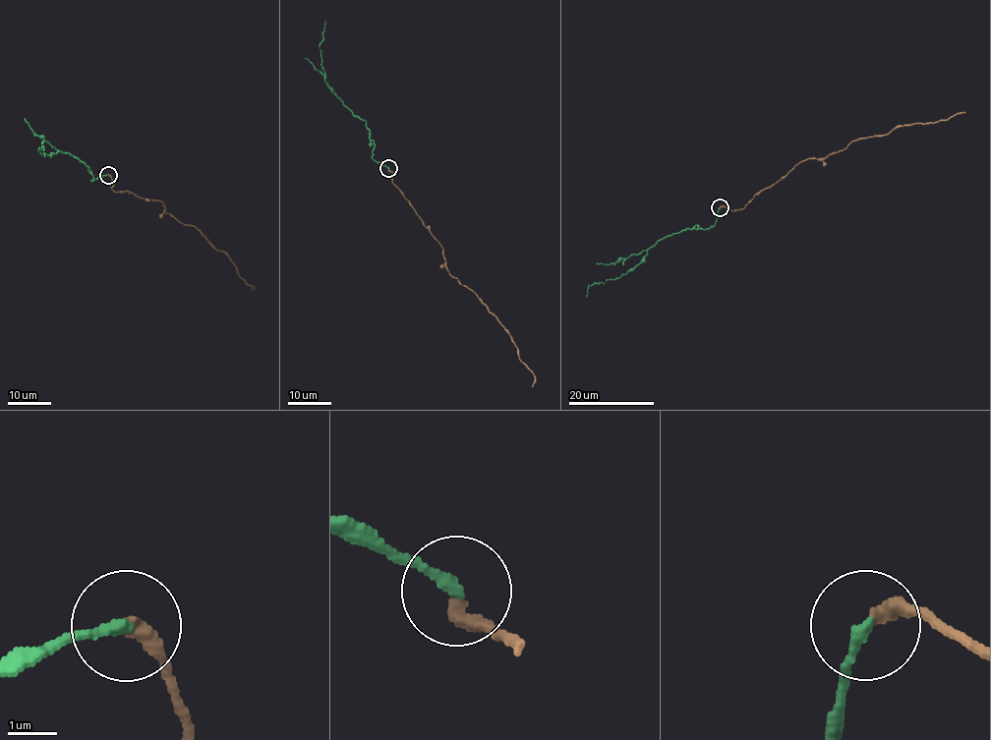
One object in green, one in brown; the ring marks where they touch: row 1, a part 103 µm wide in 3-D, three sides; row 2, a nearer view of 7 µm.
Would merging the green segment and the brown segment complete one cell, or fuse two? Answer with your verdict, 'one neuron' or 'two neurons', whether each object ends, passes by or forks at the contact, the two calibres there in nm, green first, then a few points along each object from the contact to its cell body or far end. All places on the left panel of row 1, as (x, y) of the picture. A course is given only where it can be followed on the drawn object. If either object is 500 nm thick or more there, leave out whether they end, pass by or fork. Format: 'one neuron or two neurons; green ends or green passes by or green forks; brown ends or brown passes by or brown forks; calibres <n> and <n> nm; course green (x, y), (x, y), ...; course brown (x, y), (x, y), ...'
one neuron; green ends; brown ends; calibres 200 and 280 nm; course green (108, 175), (91, 180), (92, 175), (86, 163), (65, 152), (40, 154), (38, 147), (44, 147), (45, 157); course brown (108, 174), (111, 189), (161, 200), (166, 213), (194, 226), (224, 252), (252, 290)

